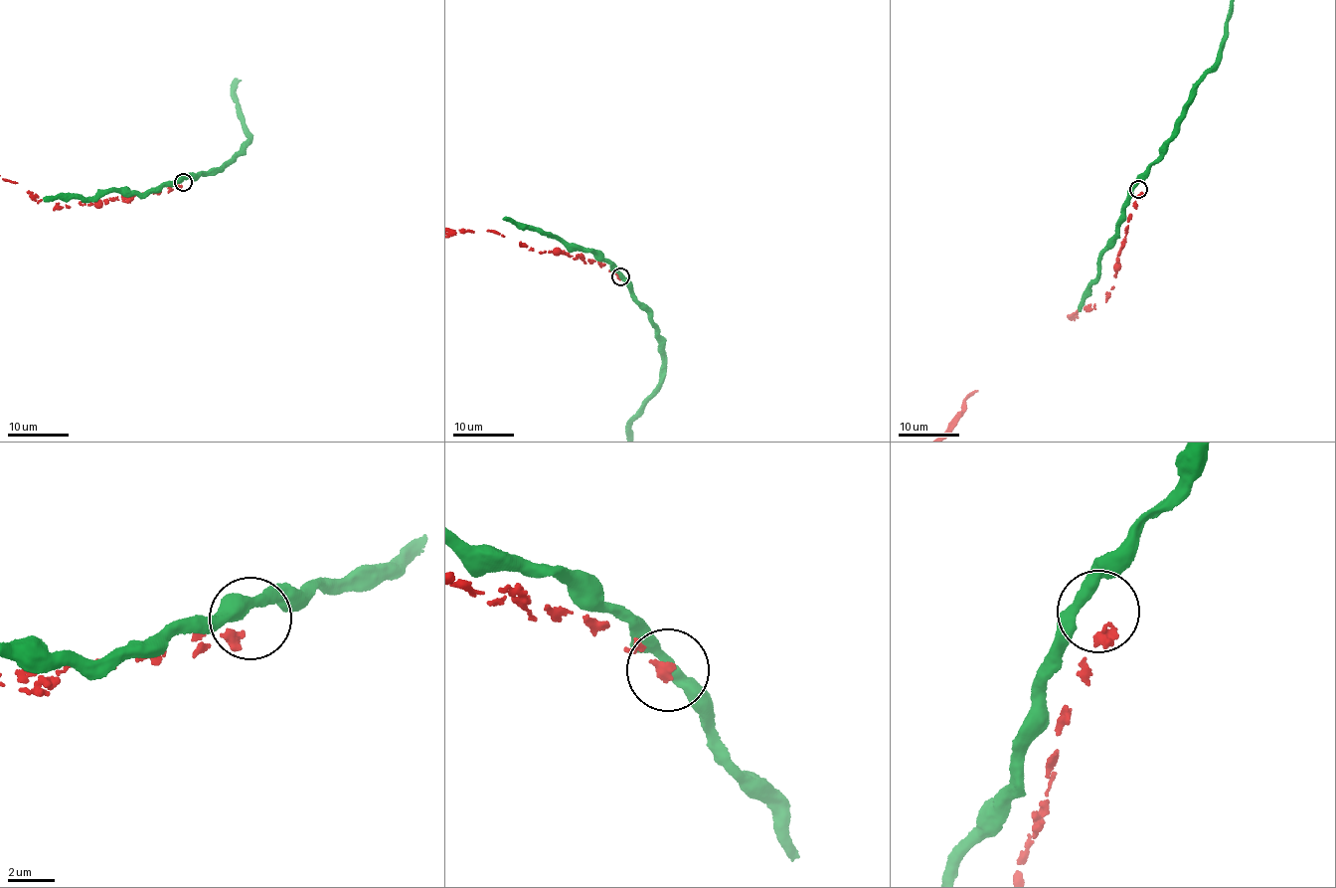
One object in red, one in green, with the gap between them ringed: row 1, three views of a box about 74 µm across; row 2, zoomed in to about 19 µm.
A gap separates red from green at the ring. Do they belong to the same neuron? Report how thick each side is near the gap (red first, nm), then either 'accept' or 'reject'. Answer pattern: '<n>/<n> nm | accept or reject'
440/440 nm | reject

